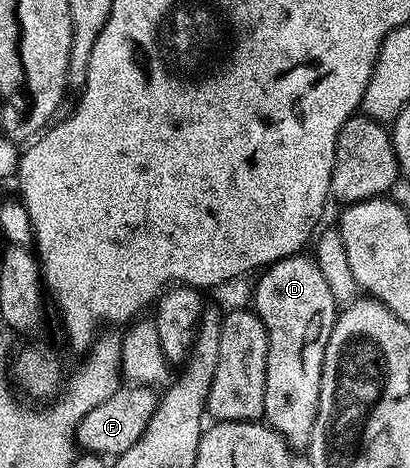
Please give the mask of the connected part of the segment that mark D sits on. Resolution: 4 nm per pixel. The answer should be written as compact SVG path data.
M297 254L283 256L259 273L260 281L256 284L256 305L254 311L266 332L268 353L266 354L266 396L264 415L269 428L280 433L293 449L307 449L308 435L312 433L314 418L318 410L318 394L322 376L322 358L332 323L336 320L338 301L330 294L318 262L311 256Z

